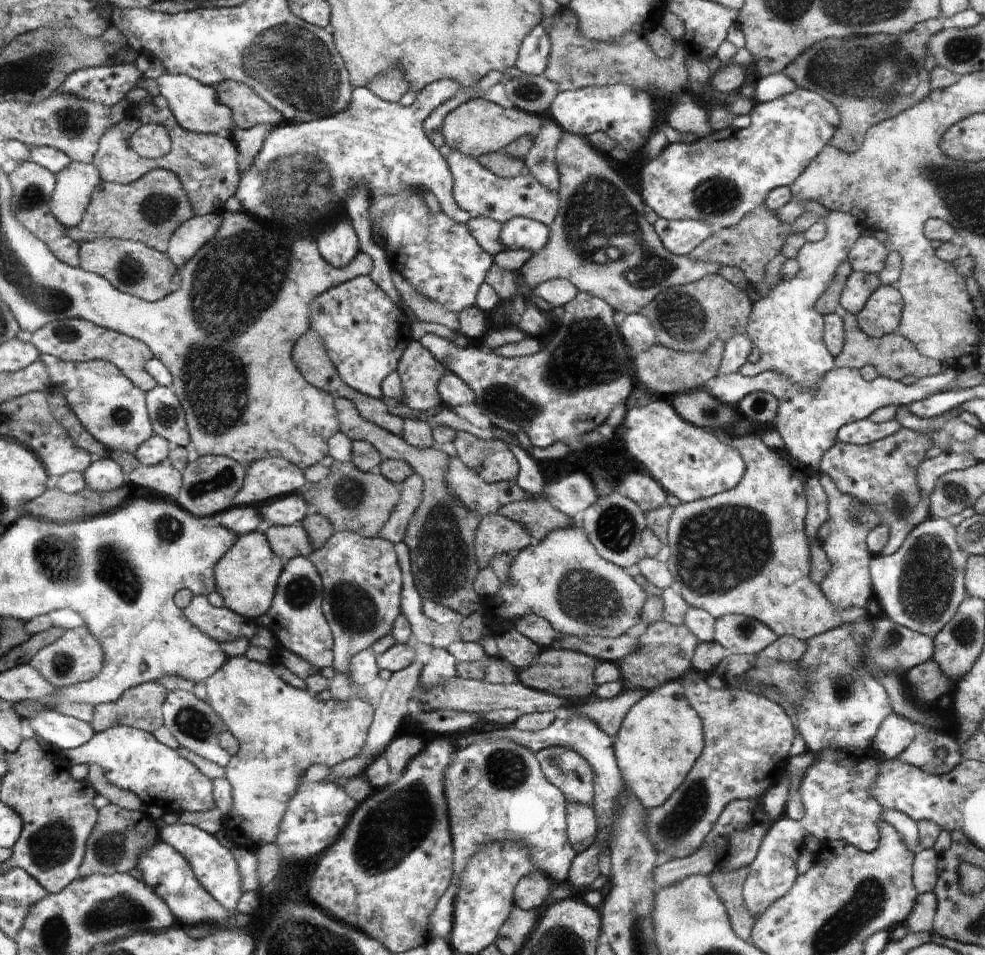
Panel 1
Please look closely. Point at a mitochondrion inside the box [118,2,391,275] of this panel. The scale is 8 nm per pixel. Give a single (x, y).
(286, 59)

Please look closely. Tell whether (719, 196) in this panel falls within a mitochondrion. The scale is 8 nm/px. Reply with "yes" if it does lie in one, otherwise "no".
yes

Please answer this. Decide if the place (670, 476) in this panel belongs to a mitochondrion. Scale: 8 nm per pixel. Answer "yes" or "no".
no

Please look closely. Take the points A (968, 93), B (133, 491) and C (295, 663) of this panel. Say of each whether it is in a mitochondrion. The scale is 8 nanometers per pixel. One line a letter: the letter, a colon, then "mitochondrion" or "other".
A: other
B: other
C: other

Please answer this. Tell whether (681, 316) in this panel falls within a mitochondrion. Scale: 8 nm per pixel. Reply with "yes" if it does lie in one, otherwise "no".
yes

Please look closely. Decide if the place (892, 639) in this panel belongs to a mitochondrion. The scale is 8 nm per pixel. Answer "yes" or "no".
yes

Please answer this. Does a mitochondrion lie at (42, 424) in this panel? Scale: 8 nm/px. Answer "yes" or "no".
yes

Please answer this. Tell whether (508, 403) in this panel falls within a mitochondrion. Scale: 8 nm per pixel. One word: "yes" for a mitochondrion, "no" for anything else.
yes

